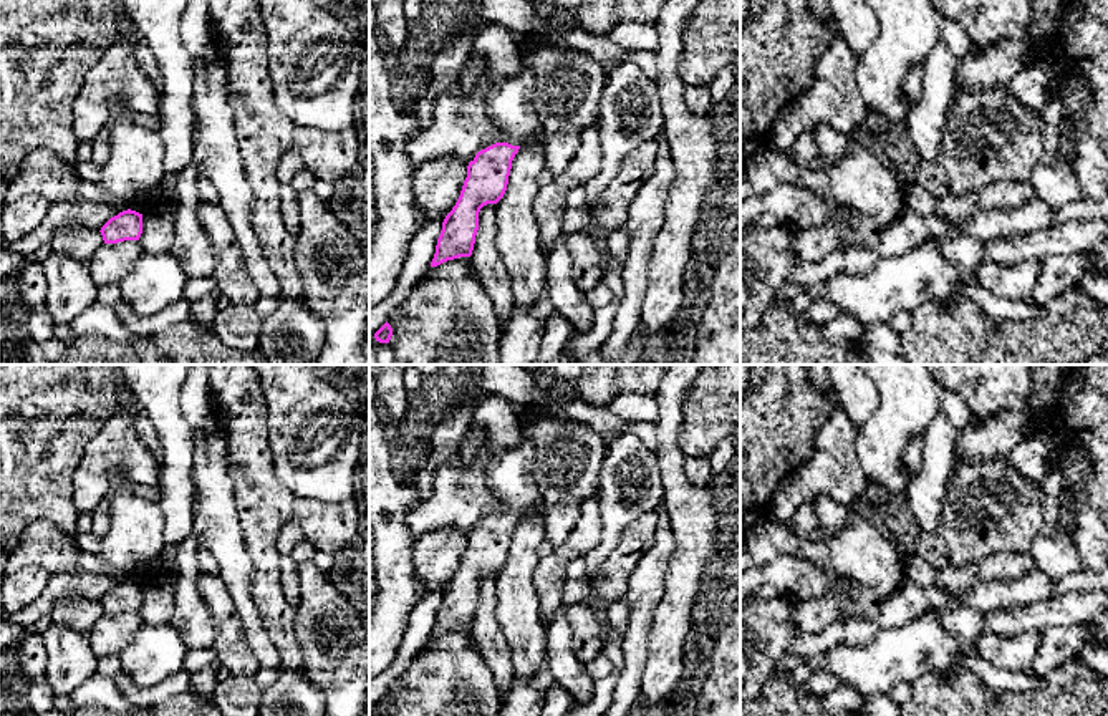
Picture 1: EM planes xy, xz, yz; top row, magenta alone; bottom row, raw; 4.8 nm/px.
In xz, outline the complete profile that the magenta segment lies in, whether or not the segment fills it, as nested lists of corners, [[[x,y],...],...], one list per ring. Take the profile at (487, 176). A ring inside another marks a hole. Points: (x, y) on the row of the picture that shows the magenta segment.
[[[523,61],[517,76],[495,83],[489,90],[485,111],[502,129],[503,141],[479,151],[469,162],[460,196],[442,222],[431,267],[472,255],[480,209],[503,197],[515,154],[540,128],[533,91],[535,76]]]

